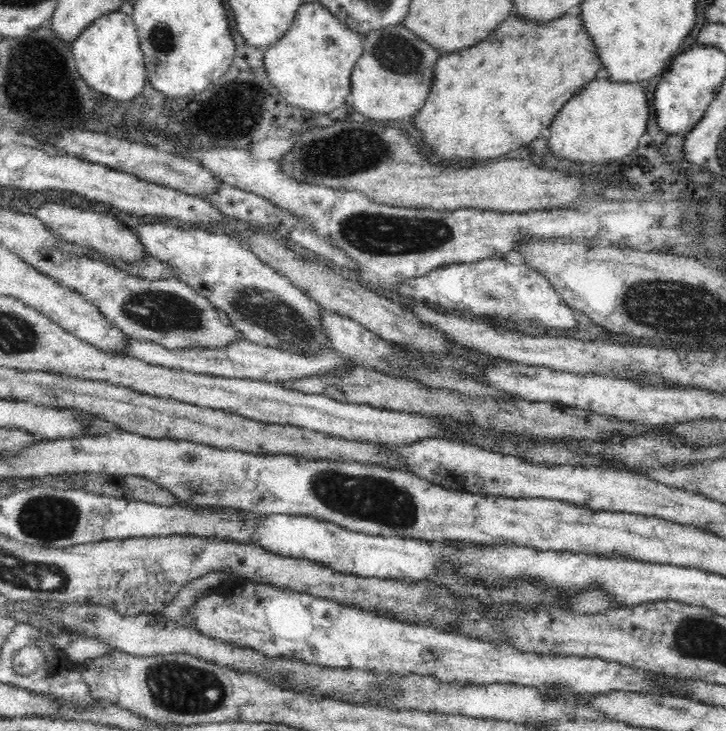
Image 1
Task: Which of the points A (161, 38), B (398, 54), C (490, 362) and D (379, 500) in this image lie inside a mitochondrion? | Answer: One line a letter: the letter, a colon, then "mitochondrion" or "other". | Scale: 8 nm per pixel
A: mitochondrion
B: mitochondrion
C: other
D: mitochondrion

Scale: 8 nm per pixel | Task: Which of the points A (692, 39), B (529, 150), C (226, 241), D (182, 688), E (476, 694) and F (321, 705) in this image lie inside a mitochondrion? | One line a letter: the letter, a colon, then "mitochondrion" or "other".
A: other
B: other
C: other
D: mitochondrion
E: other
F: other

